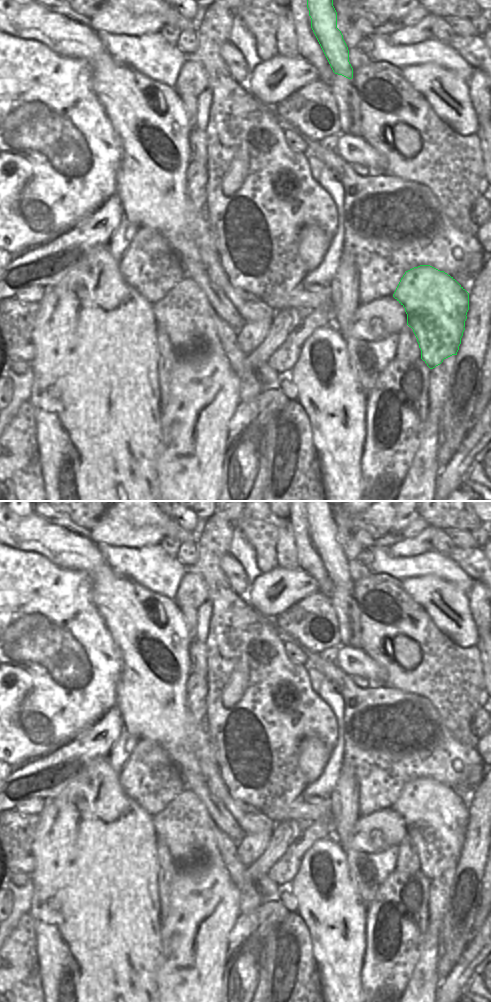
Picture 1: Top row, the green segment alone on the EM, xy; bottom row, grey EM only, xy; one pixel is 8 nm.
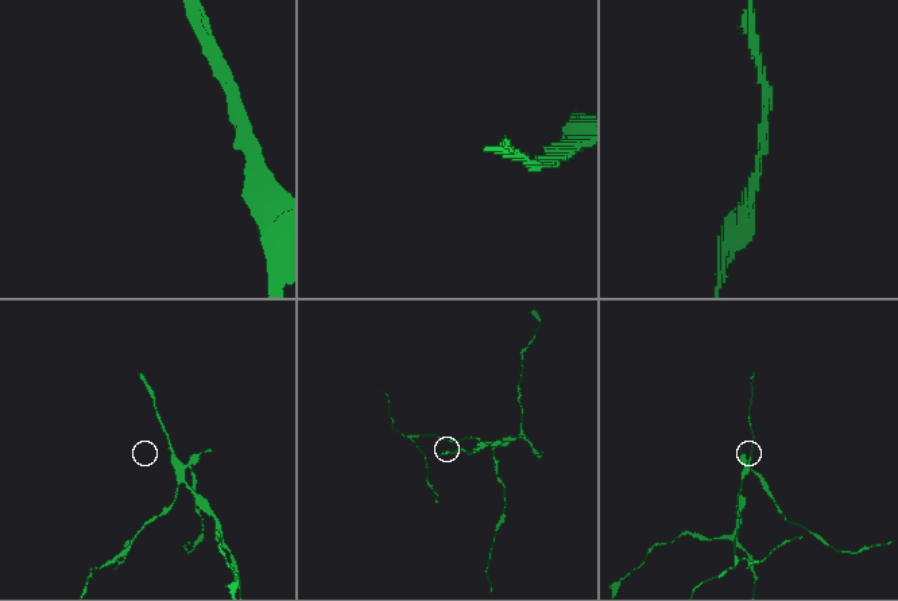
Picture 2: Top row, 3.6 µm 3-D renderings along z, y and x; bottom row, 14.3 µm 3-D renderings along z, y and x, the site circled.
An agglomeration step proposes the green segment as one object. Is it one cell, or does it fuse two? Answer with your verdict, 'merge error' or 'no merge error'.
merge error

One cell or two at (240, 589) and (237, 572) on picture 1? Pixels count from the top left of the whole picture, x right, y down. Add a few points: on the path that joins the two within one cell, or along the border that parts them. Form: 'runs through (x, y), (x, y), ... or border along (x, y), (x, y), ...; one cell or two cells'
runs through (240, 585), (238, 576); one cell

